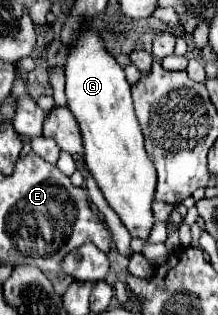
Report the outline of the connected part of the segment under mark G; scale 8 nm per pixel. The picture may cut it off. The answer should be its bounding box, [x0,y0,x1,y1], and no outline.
[65,27,157,239]

